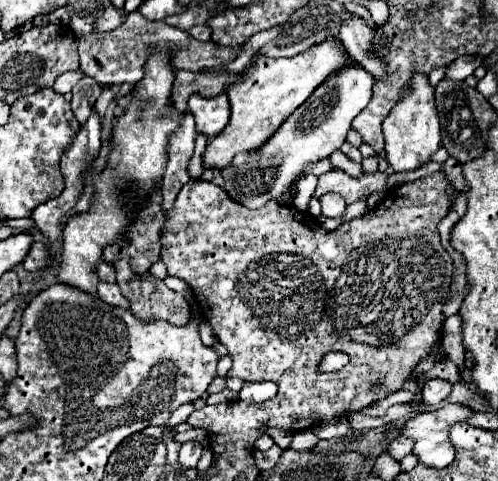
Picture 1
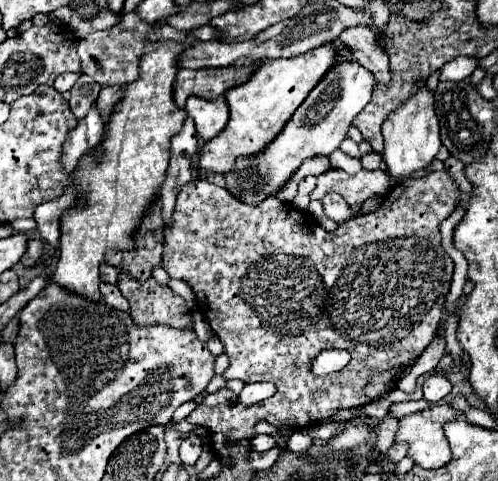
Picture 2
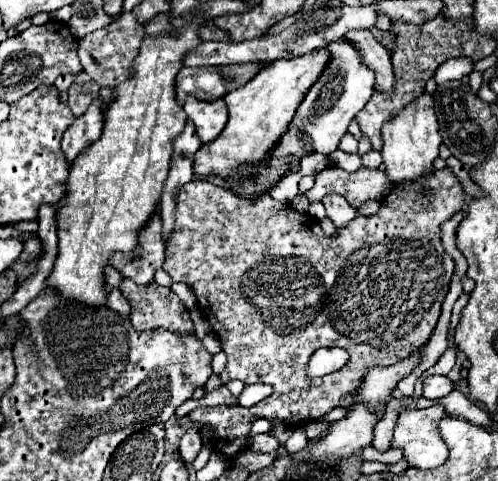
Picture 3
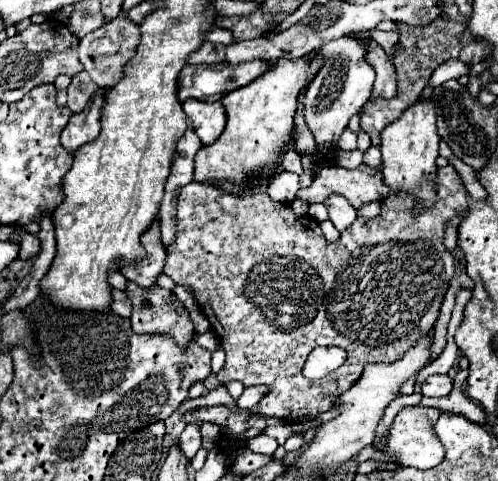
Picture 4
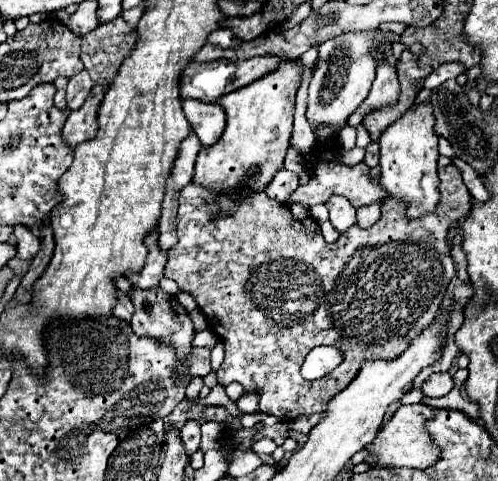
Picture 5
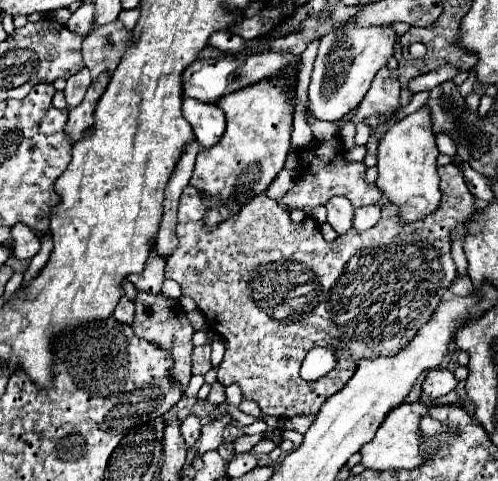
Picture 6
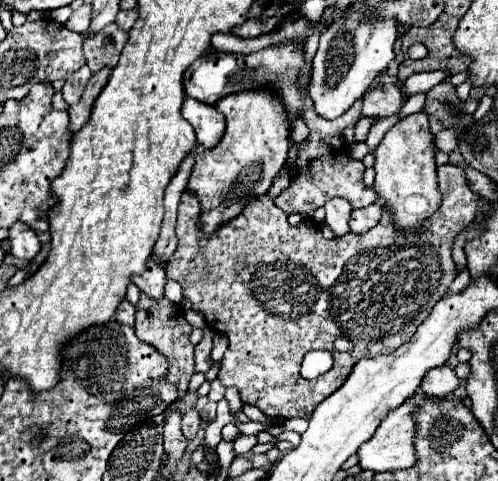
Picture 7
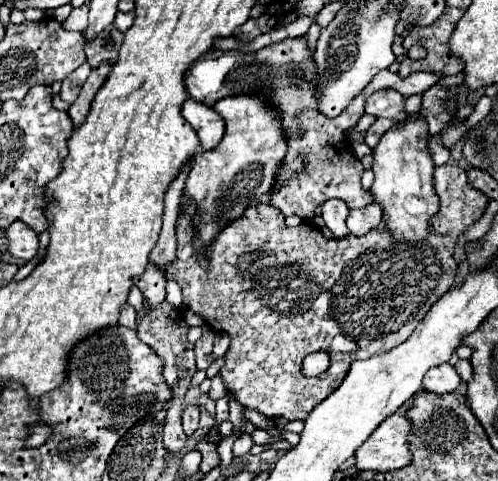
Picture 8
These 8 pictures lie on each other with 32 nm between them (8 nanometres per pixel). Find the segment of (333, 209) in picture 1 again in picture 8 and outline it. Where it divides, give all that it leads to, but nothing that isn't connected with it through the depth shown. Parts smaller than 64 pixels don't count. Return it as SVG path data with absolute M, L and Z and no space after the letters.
M328 200L322 204L322 218L326 222L326 226L332 230L334 238L344 238L348 234L348 226L346 226L346 218L350 214L350 208L344 200Z

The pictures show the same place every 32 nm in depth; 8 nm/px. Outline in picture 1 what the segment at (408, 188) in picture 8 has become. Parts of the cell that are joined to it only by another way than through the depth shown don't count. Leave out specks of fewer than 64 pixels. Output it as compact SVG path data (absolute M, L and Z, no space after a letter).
M412 76L412 84L408 92L396 102L390 114L382 122L384 138L386 138L386 158L394 172L420 168L430 160L430 156L440 148L440 122L436 112L434 88L428 82L428 76Z

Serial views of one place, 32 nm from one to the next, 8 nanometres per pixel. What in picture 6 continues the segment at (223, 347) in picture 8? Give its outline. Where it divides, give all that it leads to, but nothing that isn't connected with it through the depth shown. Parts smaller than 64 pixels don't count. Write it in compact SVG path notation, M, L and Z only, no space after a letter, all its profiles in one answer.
M214 336L214 344L212 344L212 366L218 368L222 358L224 358L224 348L226 348L226 342L222 336Z

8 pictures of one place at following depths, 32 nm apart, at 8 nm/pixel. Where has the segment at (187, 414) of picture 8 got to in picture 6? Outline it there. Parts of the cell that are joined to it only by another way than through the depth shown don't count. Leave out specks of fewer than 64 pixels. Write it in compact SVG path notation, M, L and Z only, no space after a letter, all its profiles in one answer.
M190 414L190 416L182 422L180 432L182 432L182 436L184 436L184 442L186 442L188 450L190 450L190 448L198 442L198 438L200 438L200 420Z

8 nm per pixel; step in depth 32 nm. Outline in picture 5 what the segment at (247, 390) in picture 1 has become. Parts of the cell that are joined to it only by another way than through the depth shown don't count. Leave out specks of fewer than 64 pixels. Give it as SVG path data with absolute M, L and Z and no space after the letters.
M244 392L242 398L236 402L238 408L246 414L254 414L256 406L258 406L258 392Z

